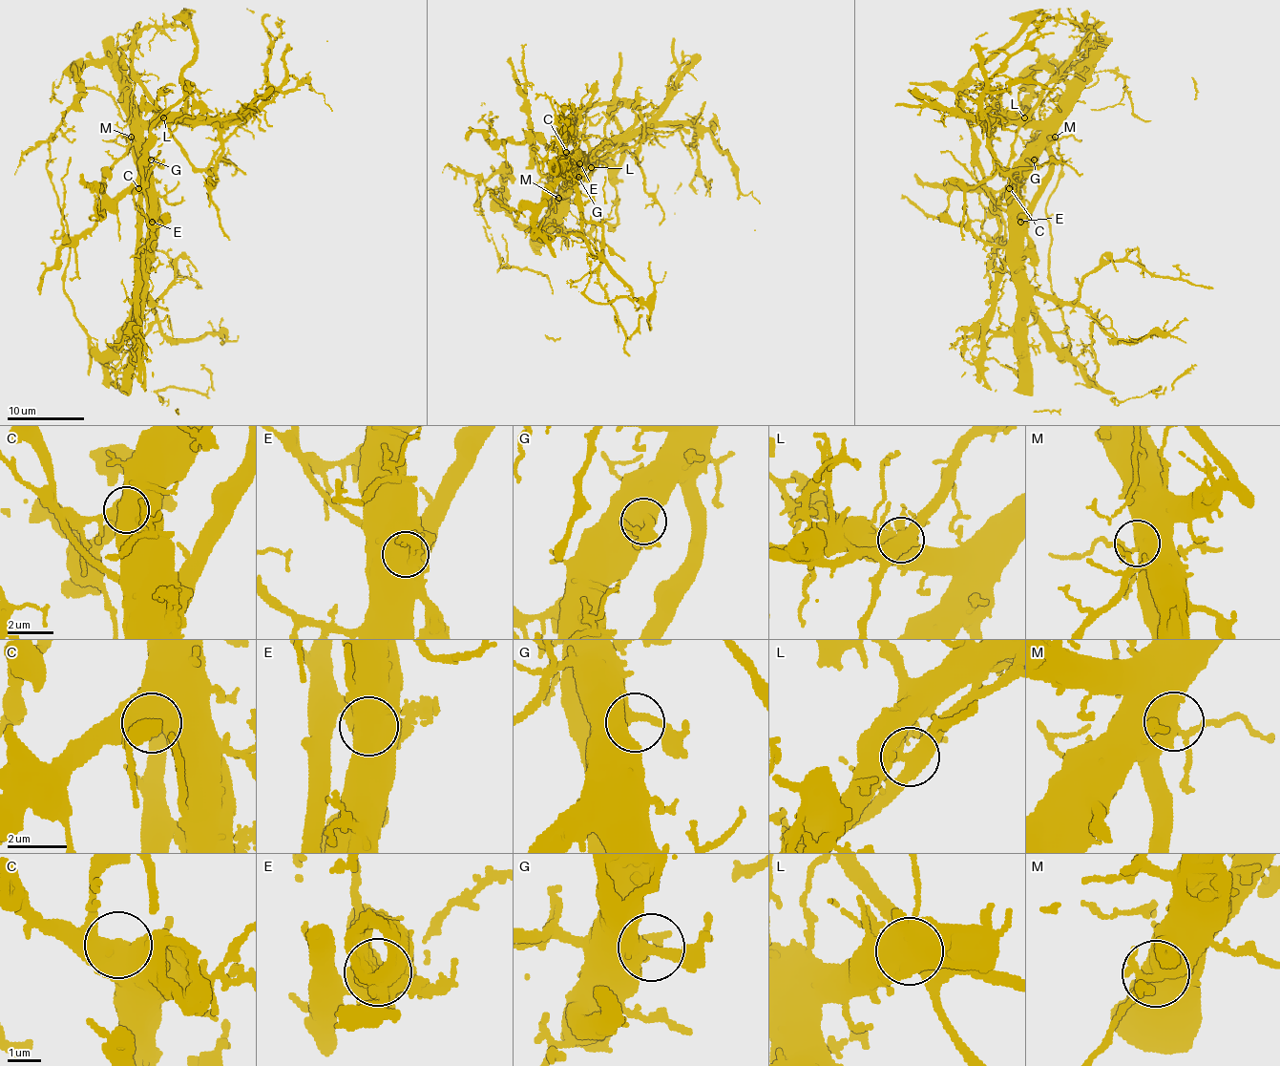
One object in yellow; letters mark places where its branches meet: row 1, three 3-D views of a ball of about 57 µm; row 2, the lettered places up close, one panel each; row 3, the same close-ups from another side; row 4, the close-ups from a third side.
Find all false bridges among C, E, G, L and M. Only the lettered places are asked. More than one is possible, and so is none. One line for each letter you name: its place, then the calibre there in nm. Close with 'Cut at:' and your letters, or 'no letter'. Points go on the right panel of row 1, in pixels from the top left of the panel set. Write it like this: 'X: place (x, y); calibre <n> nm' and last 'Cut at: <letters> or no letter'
E: place (1020, 222); calibre 1250 nm
L: place (1024, 117); calibre 500 nm
Cut at: E, L

